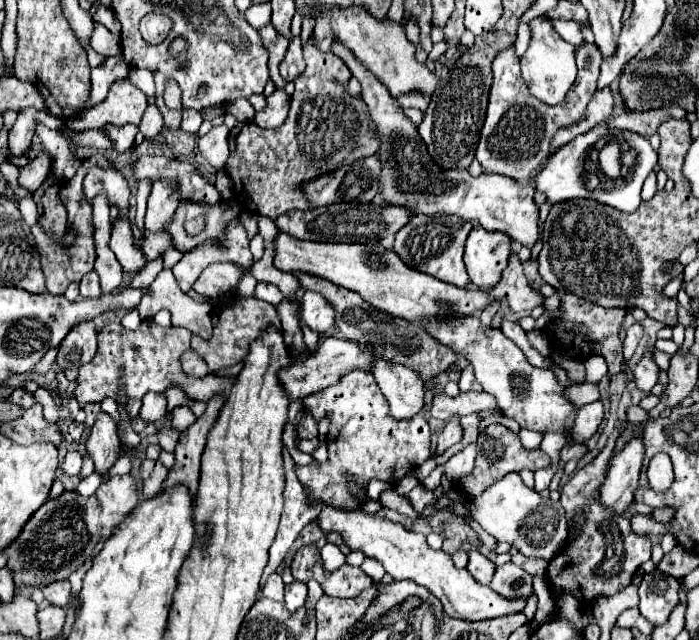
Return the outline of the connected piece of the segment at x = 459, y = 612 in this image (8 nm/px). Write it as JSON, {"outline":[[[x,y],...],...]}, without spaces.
{"outline":[[[324,507],[318,515],[320,527],[324,531],[338,531],[342,533],[346,545],[356,551],[362,549],[366,557],[378,559],[386,573],[394,579],[412,579],[418,585],[430,589],[444,605],[444,612],[452,618],[466,621],[482,621],[510,613],[518,613],[524,609],[526,599],[504,599],[494,593],[490,587],[480,585],[466,569],[456,569],[452,557],[444,551],[432,551],[426,545],[426,537],[414,531],[404,529],[400,523],[392,523],[386,519],[370,517],[364,513],[344,513],[334,507]]]}

